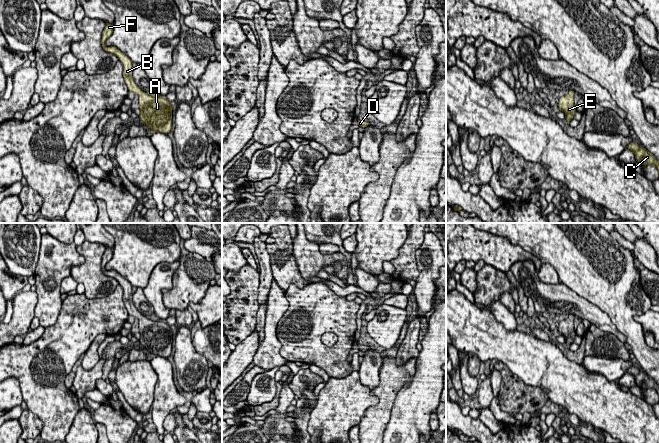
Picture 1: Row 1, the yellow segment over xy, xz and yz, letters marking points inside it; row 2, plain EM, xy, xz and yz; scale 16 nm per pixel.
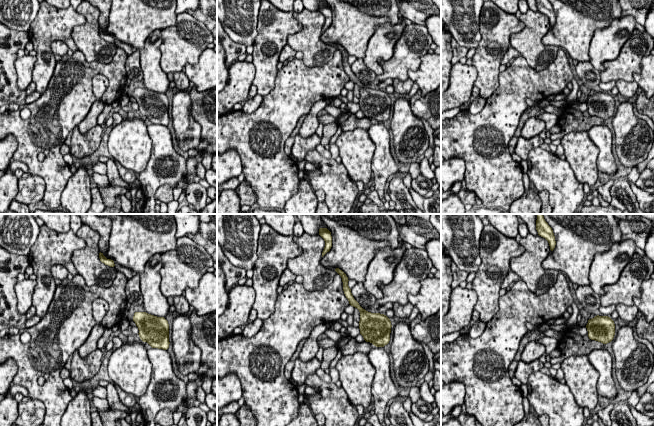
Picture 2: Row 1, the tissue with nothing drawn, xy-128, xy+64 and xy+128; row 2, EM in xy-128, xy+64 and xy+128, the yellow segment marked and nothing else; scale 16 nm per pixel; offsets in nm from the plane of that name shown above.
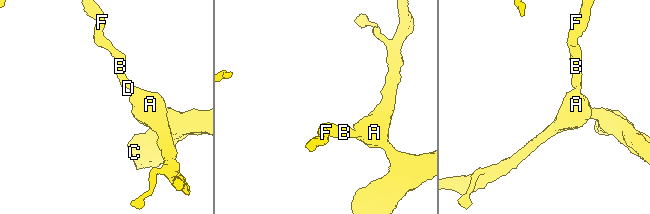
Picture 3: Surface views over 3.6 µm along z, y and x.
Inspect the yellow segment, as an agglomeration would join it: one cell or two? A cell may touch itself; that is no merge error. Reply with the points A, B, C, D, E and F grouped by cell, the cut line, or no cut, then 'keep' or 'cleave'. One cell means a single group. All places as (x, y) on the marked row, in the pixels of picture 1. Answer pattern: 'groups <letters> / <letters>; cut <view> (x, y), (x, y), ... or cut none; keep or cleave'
groups A B C D E F; cut none; keep

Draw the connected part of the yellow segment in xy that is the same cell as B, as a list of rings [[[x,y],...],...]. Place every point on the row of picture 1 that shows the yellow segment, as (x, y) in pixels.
[[[105,22],[101,44],[106,52],[116,55],[123,64],[123,77],[130,92],[139,96],[139,118],[141,122],[154,132],[168,134],[172,128],[172,103],[166,97],[156,97],[143,92],[134,82],[132,76],[132,61],[116,47],[107,47],[106,40],[112,35],[113,26]]]

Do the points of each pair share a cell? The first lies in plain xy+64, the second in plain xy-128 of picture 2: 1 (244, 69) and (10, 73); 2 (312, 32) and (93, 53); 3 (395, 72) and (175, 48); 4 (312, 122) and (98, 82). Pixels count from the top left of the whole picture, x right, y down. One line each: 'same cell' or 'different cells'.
1: different cells
2: same cell
3: same cell
4: same cell

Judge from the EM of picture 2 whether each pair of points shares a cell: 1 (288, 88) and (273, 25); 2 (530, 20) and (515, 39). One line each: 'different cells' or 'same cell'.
1: different cells
2: same cell

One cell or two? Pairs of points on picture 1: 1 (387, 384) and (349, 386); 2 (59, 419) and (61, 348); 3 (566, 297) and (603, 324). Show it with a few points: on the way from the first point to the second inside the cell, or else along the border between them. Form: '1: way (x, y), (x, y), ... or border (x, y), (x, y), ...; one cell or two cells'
1: border (371, 389), (377, 402), (364, 412); two cells
2: way (45, 394), (28, 365), (32, 360), (46, 365); one cell
3: way (575, 302), (584, 310), (594, 315); one cell

